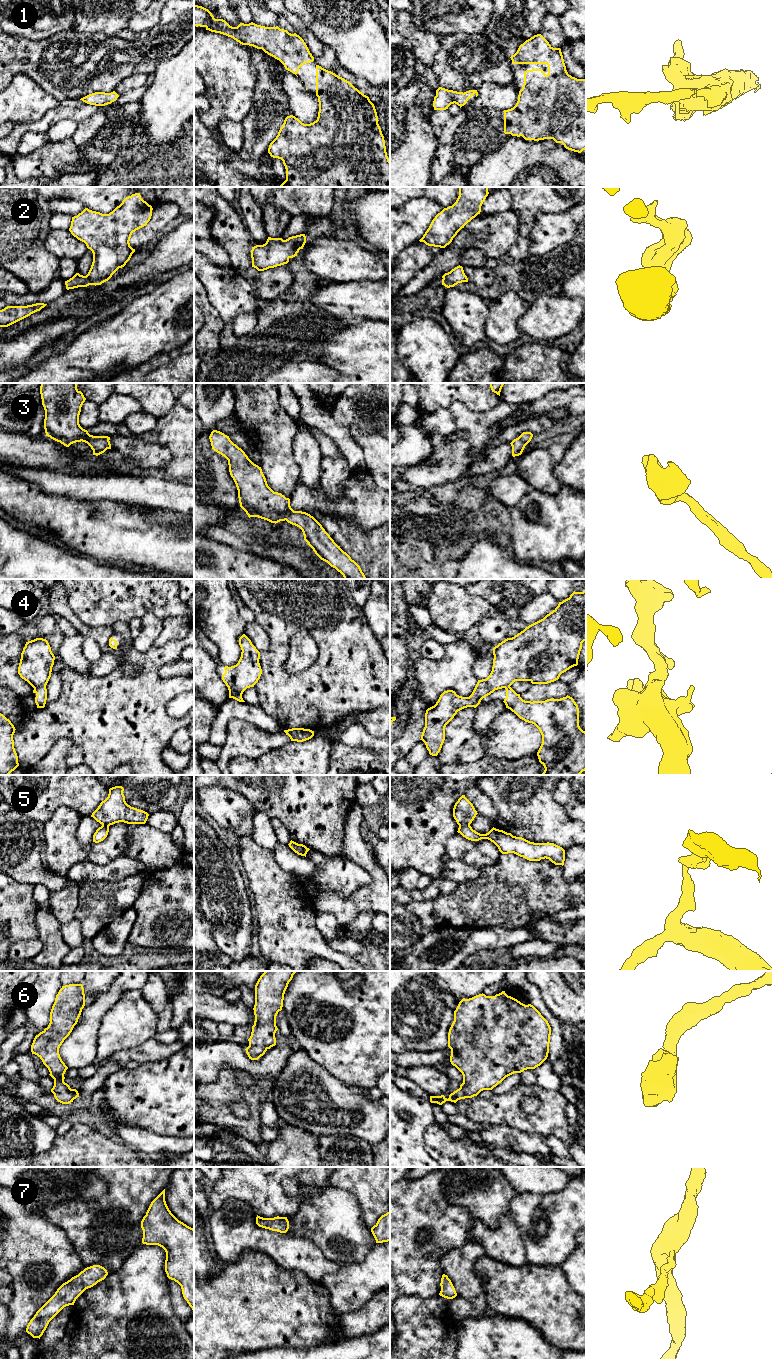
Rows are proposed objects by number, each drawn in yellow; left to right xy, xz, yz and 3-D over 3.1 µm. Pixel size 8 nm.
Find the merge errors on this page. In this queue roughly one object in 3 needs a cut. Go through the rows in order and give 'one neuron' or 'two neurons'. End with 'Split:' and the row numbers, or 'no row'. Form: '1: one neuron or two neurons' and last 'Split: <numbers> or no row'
1: one neuron
2: one neuron
3: one neuron
4: two neurons
5: two neurons
6: one neuron
7: one neuron
Split: 4, 5

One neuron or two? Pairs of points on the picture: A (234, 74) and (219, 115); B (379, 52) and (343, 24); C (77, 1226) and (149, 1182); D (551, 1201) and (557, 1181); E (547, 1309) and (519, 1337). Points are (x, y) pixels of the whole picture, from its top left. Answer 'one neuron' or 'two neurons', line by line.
A: one neuron
B: one neuron
C: one neuron
D: two neurons
E: two neurons

